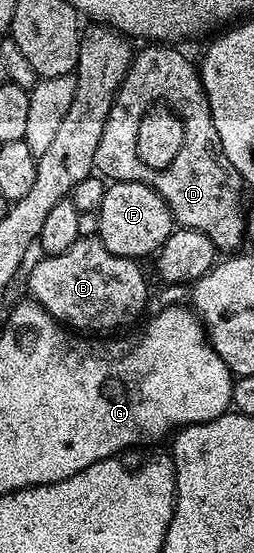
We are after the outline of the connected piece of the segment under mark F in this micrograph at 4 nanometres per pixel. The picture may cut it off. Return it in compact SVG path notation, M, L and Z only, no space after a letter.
M111 182L97 211L99 241L117 256L136 260L154 255L171 235L173 219L165 200L153 188L140 182Z

